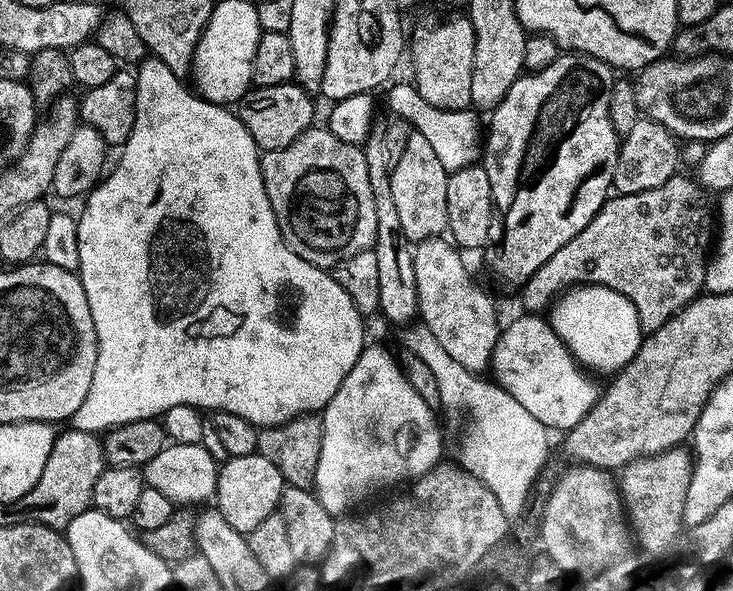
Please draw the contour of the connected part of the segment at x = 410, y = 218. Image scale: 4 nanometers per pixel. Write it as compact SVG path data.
M418 131L409 135L402 158L391 169L390 190L394 194L394 206L398 210L400 229L409 241L431 240L448 228L448 177L450 173L443 168L442 162L429 142Z

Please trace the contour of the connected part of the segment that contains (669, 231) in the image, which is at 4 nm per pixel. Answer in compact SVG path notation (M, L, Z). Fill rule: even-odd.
M677 174L662 182L660 188L638 194L616 194L605 200L592 221L524 281L524 293L520 296L523 311L543 313L565 290L577 285L601 284L620 291L634 304L645 333L657 332L667 320L705 291L708 261L714 248L714 204L708 201L709 193L693 177L692 180Z

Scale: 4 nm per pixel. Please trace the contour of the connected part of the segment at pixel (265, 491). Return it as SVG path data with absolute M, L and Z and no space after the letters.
M253 454L233 456L219 465L219 478L214 497L215 507L234 526L245 534L252 532L258 522L266 522L281 507L286 491L286 481L278 466L270 458Z

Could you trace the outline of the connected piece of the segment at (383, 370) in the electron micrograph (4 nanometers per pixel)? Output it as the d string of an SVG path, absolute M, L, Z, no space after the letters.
M369 343L350 374L346 374L332 401L322 410L324 434L314 481L314 495L322 510L334 518L343 517L351 513L355 509L352 507L362 503L371 492L380 492L395 484L407 485L437 467L442 460L440 455L444 452L444 436L428 404L431 403L426 397L410 386L401 361L395 360L382 345Z

